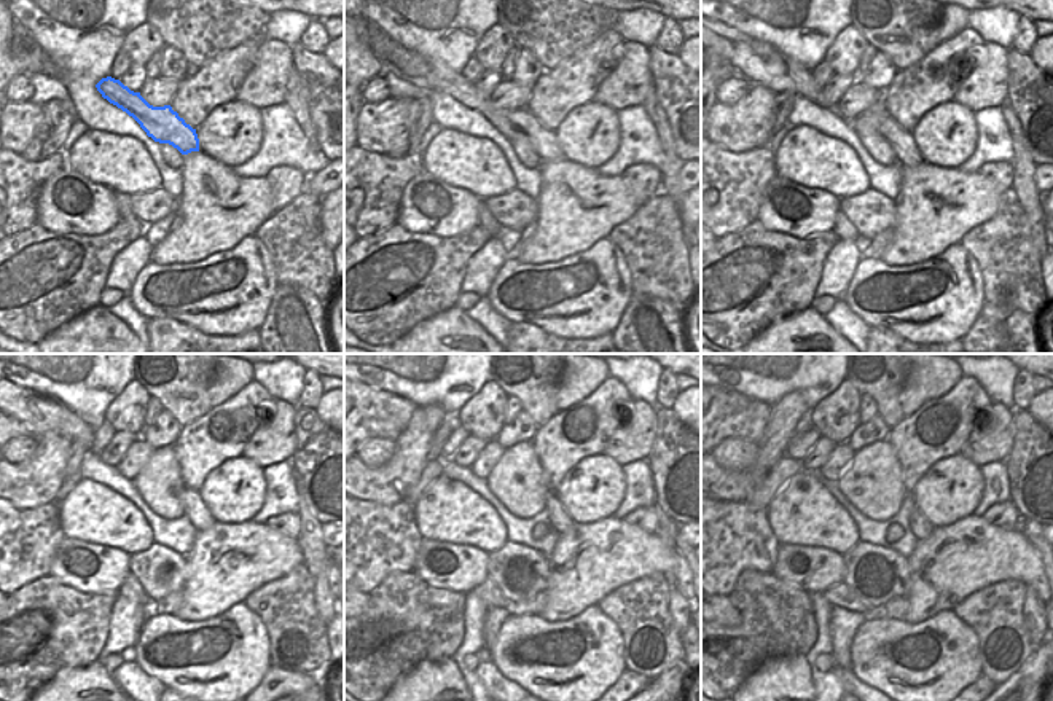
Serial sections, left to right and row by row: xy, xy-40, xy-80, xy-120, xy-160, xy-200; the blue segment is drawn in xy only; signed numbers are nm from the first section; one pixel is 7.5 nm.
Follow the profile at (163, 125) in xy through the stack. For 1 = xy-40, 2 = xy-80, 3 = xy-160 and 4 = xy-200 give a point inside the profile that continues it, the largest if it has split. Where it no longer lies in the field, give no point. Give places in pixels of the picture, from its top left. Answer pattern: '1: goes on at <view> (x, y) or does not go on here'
1: goes on at xy-40 (515, 125)
2: goes on at xy-80 (767, 66)
3: goes on at xy-160 (379, 403)
4: goes on at xy-200 (736, 402)

